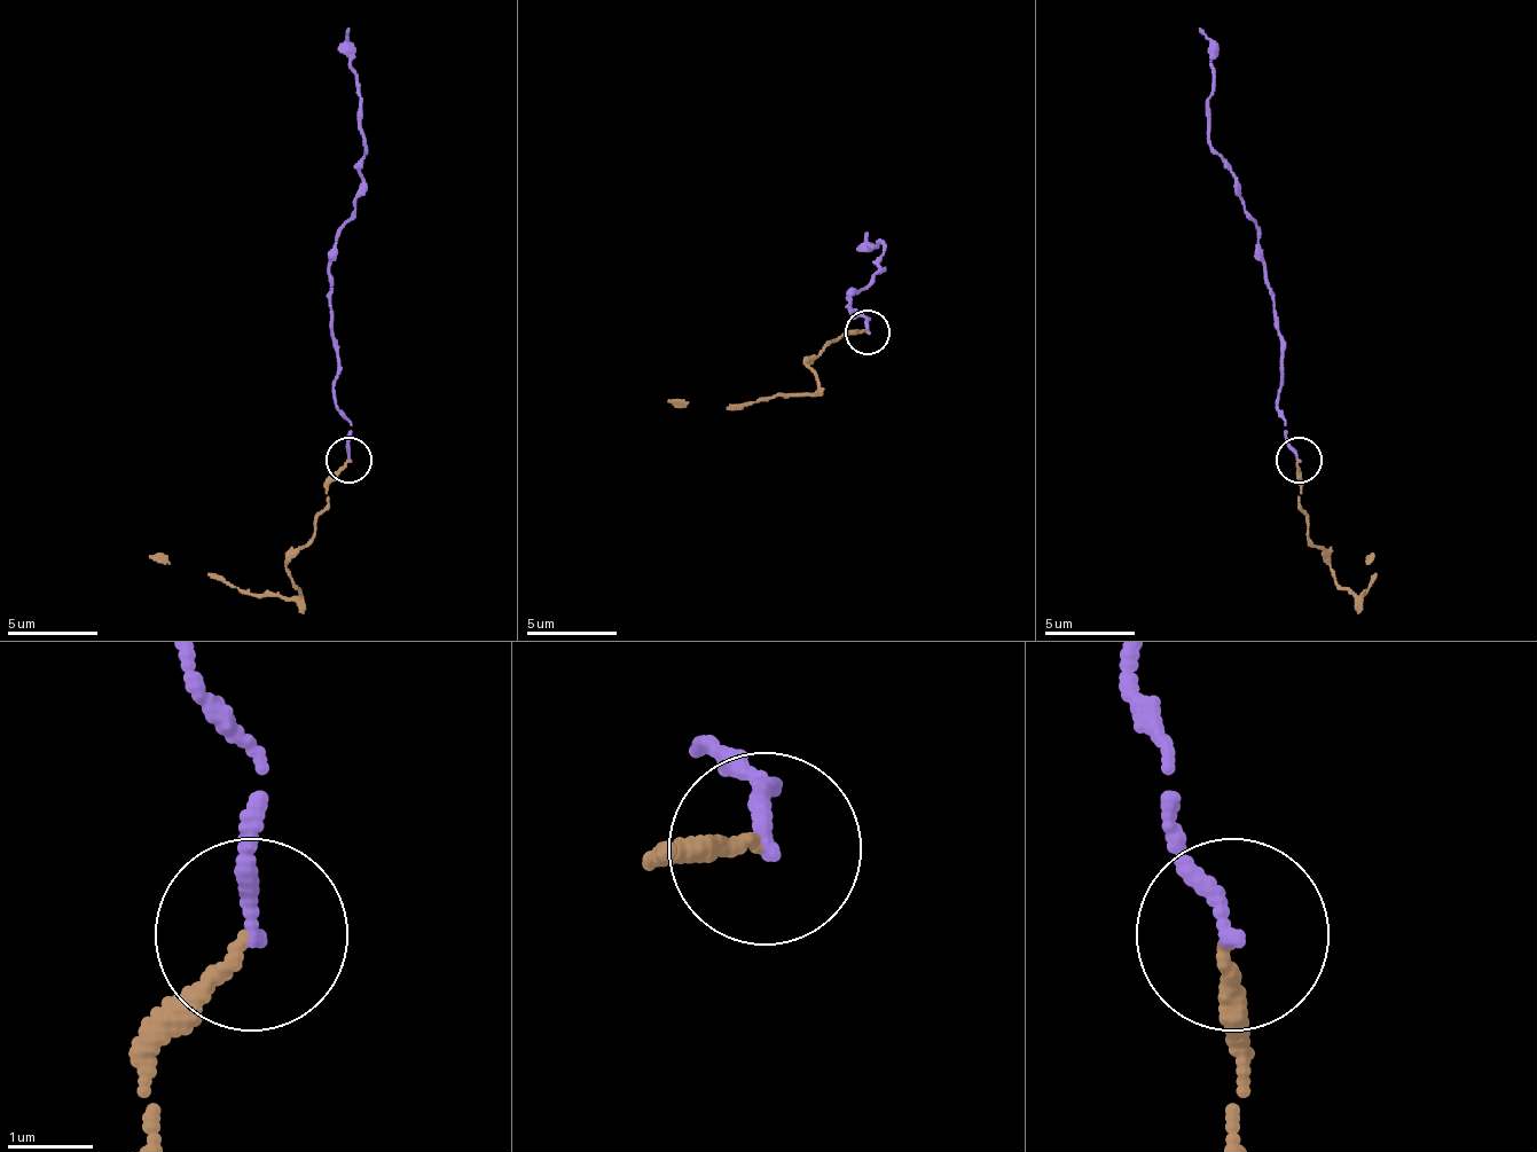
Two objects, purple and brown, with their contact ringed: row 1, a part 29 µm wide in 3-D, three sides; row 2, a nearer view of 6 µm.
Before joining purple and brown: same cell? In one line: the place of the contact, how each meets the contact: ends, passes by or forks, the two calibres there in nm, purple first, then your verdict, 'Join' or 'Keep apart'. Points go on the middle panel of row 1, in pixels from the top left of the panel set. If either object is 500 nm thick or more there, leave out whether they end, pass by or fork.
Place: (868, 331). At the ring purple ends. At the ring brown ends. Thickness 180 nm (purple) against 150 nm. Join

